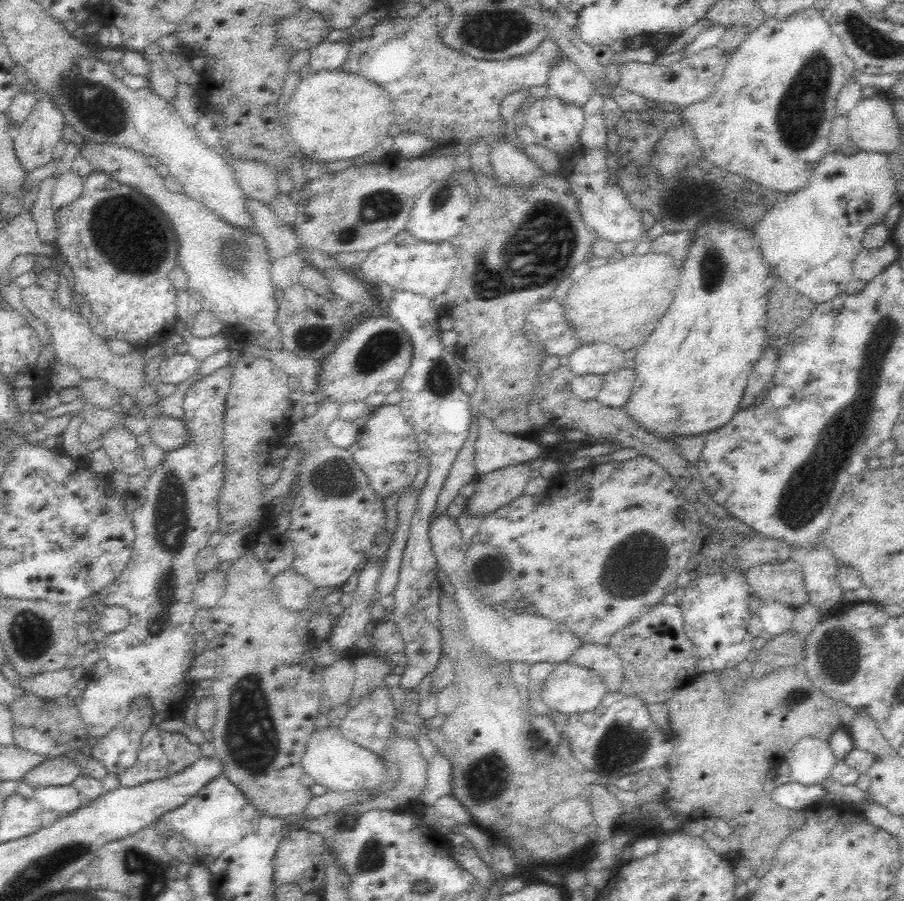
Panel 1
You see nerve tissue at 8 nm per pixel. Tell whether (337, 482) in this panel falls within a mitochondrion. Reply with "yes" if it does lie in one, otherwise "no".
yes

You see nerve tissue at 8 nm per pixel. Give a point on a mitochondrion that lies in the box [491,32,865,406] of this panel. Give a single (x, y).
(798, 117)

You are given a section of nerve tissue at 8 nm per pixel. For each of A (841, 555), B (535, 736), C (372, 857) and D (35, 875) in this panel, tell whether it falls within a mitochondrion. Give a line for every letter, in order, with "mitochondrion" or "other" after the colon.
A: other
B: other
C: mitochondrion
D: mitochondrion

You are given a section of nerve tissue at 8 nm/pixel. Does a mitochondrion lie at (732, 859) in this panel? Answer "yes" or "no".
no

